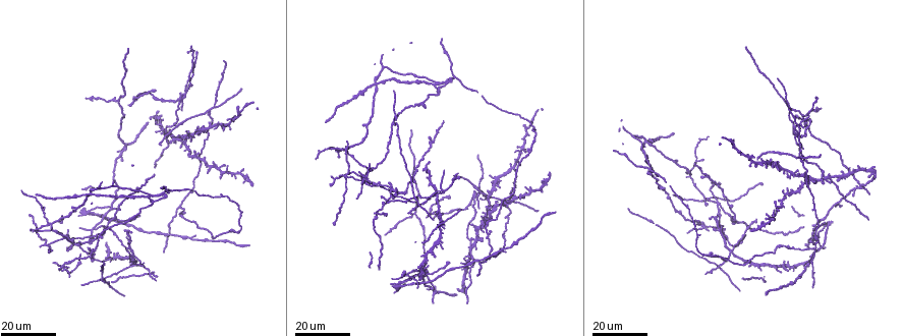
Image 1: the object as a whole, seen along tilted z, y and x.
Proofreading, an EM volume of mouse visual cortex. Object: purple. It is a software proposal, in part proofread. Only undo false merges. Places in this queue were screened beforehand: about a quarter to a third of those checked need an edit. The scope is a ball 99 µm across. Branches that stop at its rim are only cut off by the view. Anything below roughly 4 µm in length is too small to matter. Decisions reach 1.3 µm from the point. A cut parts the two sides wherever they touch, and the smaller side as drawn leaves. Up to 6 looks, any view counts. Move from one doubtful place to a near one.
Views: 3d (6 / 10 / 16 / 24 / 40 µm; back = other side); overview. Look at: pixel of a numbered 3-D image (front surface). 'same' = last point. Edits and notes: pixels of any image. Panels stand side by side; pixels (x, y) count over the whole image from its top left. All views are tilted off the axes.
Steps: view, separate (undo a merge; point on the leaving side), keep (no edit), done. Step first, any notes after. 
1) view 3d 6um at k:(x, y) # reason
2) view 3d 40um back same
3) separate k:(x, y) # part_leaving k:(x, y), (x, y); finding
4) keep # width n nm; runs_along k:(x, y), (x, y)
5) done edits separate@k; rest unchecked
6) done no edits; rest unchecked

view 3d 16um at 1:(185, 95) # a fork

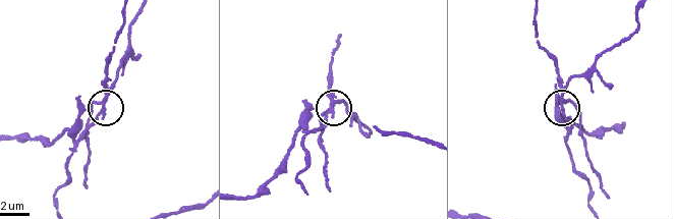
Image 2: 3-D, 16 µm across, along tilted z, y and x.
view 3d 10um at 2:(102, 102) # closer look

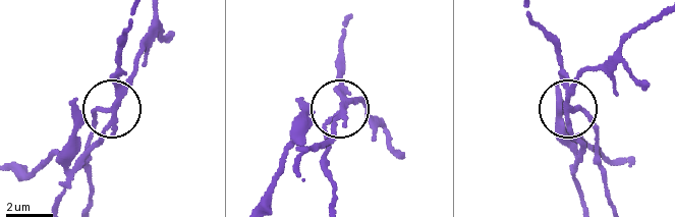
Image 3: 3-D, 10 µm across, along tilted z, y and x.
separate 3:(134, 66) # width 200 nm; part_leaving 3:(122, 99), (152, 11); a second neuron is stuck on

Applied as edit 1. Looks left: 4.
view overview

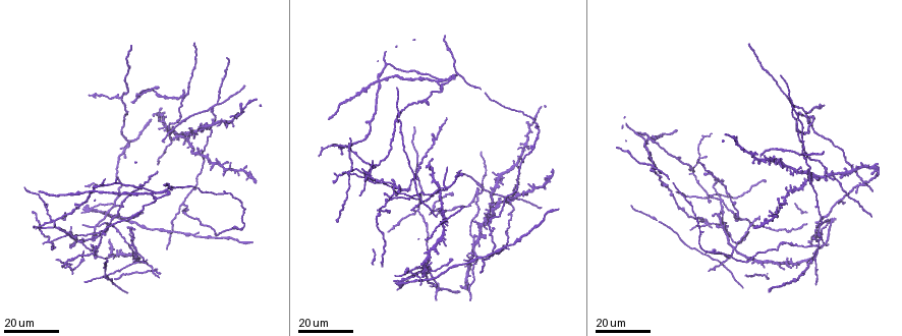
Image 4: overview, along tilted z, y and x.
view 3d 24um at 4:(417, 209) # three arms meet

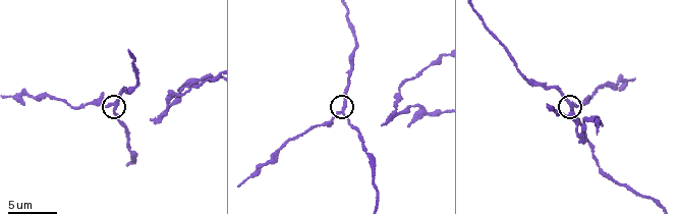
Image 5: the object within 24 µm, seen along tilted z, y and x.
view 3d 10um at 5:(339, 112) # zoom in

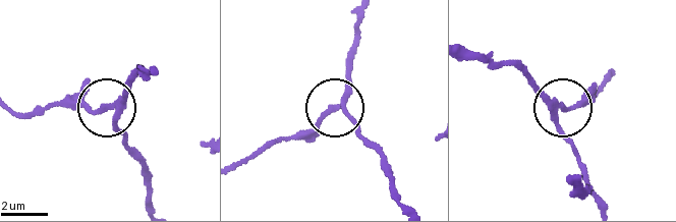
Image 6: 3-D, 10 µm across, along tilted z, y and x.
separate 6:(92, 113) # side_arm 15 um; part_leaving 6:(345, 95), (302, 132), (239, 160); two neurons meet here

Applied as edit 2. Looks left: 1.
done edits separate@3, separate@6; rest unchecked

